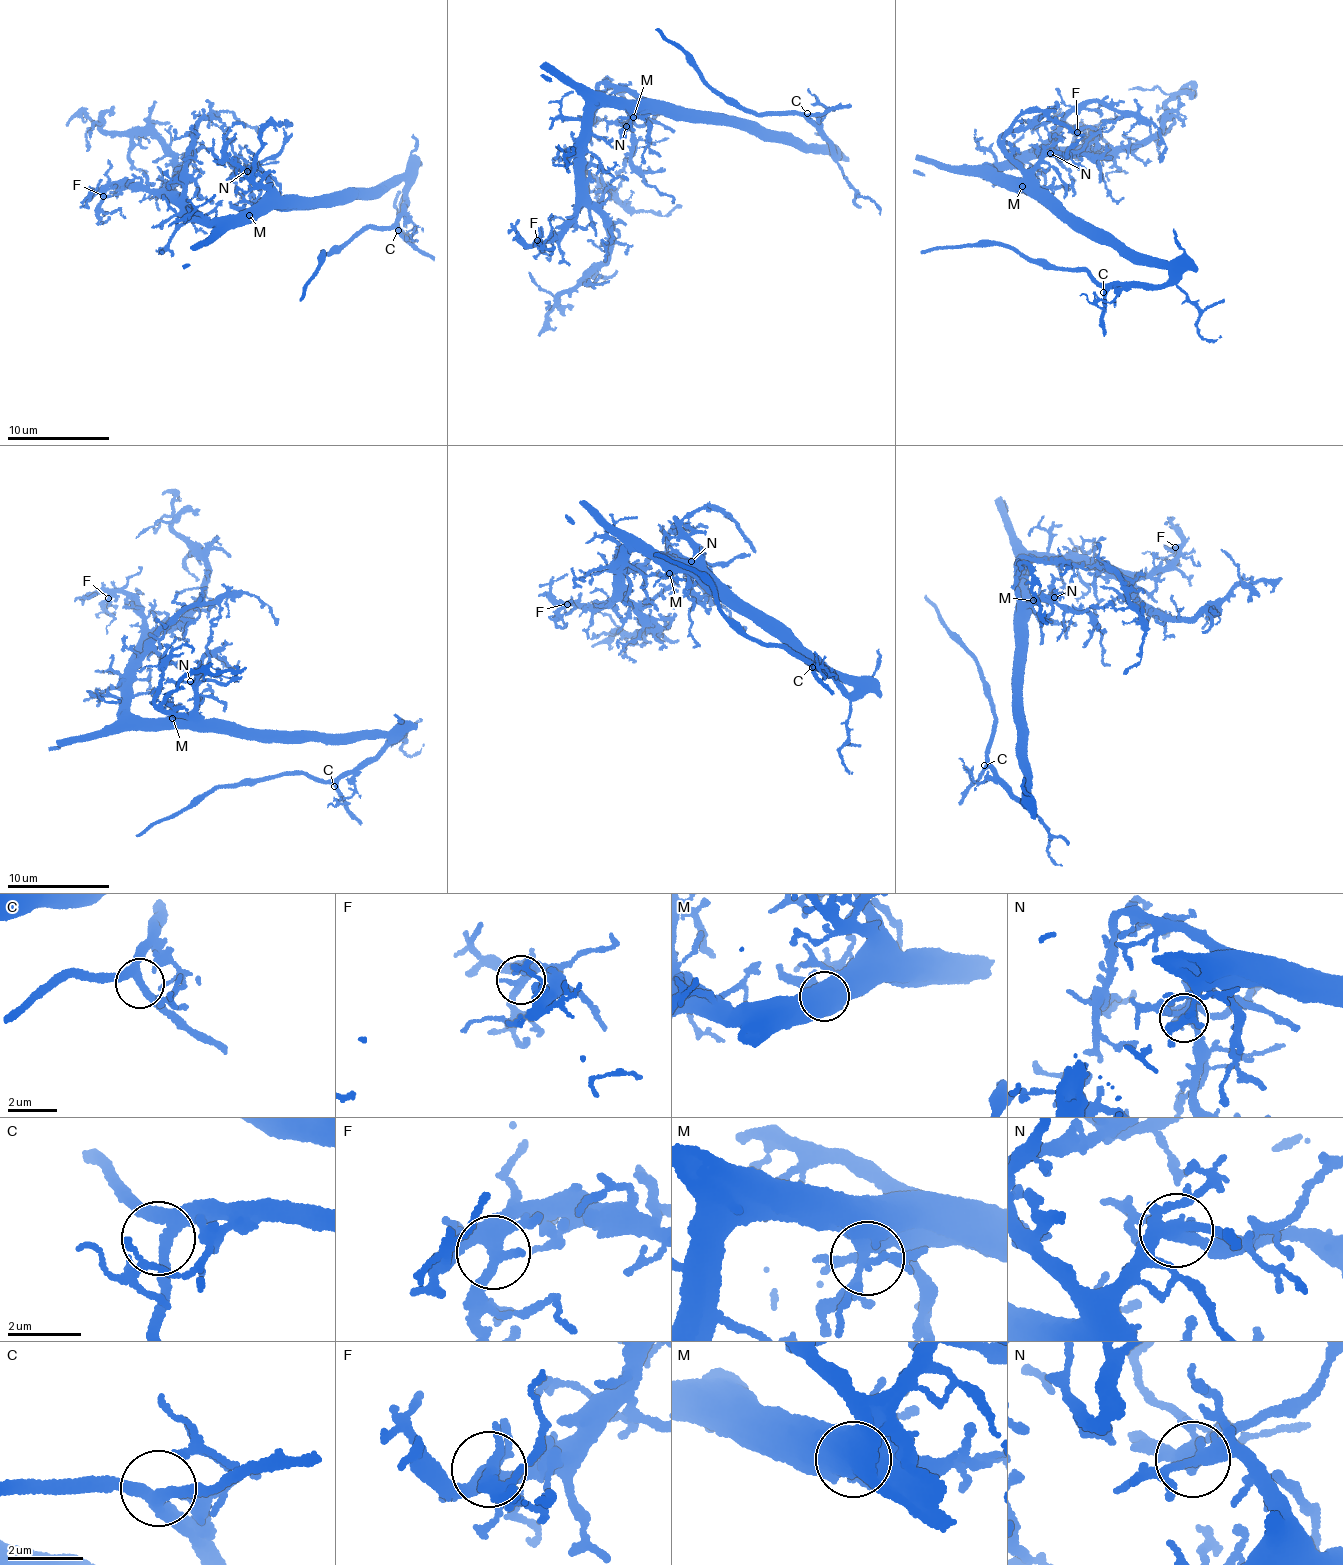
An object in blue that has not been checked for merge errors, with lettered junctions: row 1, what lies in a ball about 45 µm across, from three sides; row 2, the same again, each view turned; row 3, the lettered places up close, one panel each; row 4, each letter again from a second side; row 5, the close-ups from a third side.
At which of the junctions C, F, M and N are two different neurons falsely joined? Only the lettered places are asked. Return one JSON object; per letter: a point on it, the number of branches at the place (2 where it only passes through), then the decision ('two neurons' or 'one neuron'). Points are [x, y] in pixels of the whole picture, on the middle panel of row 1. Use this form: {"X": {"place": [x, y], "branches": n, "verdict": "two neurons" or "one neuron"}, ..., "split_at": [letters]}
{"C": {"place": [807, 113], "branches": 3, "verdict": "one neuron"}, "F": {"place": [537, 240], "branches": 6, "verdict": "one neuron"}, "M": {"place": [633, 117], "branches": 5, "verdict": "one neuron"}, "N": {"place": [626, 126], "branches": 3, "verdict": "one neuron"}, "split_at": []}

